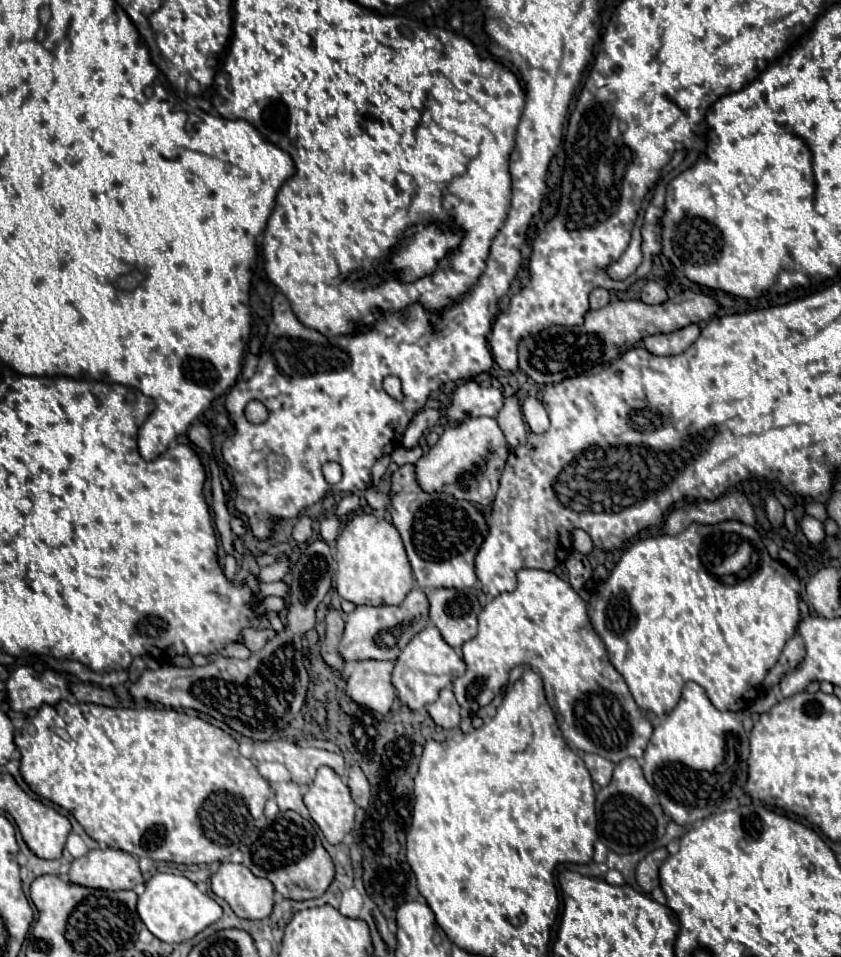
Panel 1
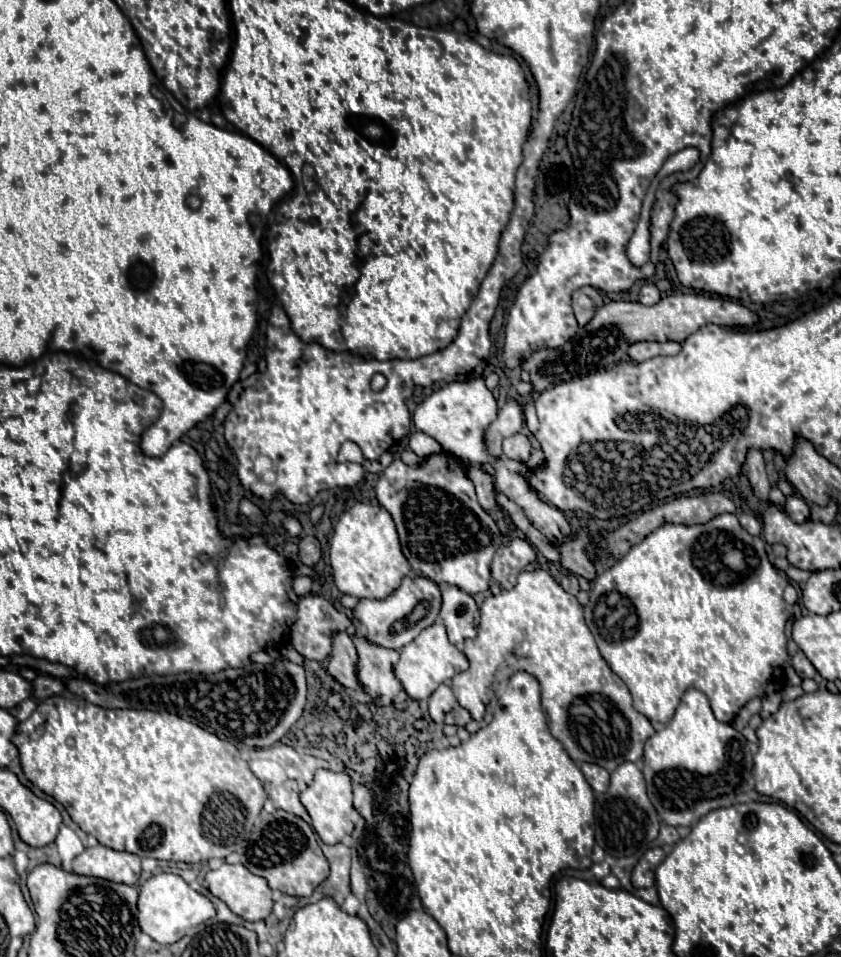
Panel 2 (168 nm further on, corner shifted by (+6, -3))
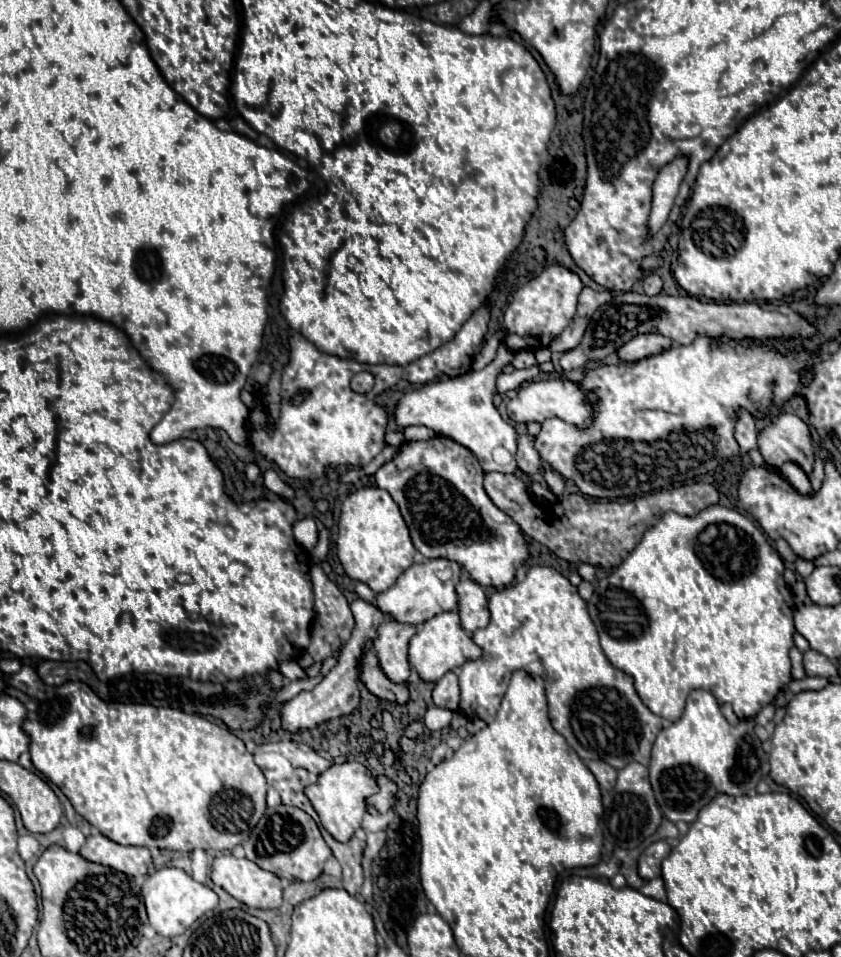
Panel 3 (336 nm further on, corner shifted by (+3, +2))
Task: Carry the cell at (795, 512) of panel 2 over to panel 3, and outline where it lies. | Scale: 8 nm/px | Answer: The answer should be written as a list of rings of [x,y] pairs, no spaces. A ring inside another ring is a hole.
[[[785,462],[785,464],[779,468],[779,472],[793,484],[793,488],[795,488],[797,492],[801,492],[801,494],[811,494],[811,492],[813,492],[813,488],[811,488],[811,484],[809,484],[809,478],[807,478],[807,474],[803,472],[803,468],[801,468],[799,464],[795,464],[795,462]]]

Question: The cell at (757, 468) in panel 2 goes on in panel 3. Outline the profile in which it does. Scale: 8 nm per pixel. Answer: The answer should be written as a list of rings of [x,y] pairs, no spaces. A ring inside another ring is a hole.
[[[739,410],[737,424],[735,424],[735,440],[741,446],[741,452],[747,454],[749,450],[757,448],[757,428],[753,422],[753,416],[747,410]]]

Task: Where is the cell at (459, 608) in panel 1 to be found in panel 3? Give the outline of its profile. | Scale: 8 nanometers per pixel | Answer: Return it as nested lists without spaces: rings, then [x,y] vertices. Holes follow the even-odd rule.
[[[465,576],[457,584],[457,594],[459,594],[459,616],[461,616],[461,626],[469,632],[475,632],[477,628],[485,628],[489,624],[489,608],[487,608],[487,596],[483,588]]]

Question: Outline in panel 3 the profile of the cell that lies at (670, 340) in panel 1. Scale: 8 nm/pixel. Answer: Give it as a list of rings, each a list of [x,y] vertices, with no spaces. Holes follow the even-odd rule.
[[[641,334],[641,336],[635,336],[633,340],[629,340],[627,344],[623,344],[617,350],[617,356],[623,362],[637,362],[641,358],[659,354],[659,352],[667,350],[669,346],[671,346],[671,340],[661,334]]]

